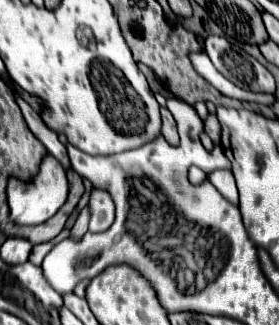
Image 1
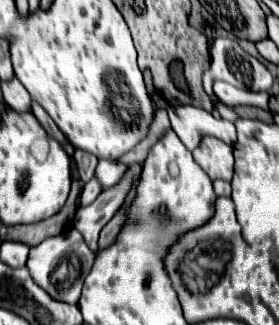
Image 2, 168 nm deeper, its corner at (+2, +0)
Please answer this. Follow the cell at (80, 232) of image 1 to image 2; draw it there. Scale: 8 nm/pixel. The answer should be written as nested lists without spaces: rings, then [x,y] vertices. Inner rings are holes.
[[[92,177],[92,179],[86,183],[86,187],[84,187],[82,195],[80,195],[80,205],[90,205],[100,193],[102,193],[102,185],[100,185],[100,181],[98,181],[96,177]]]

